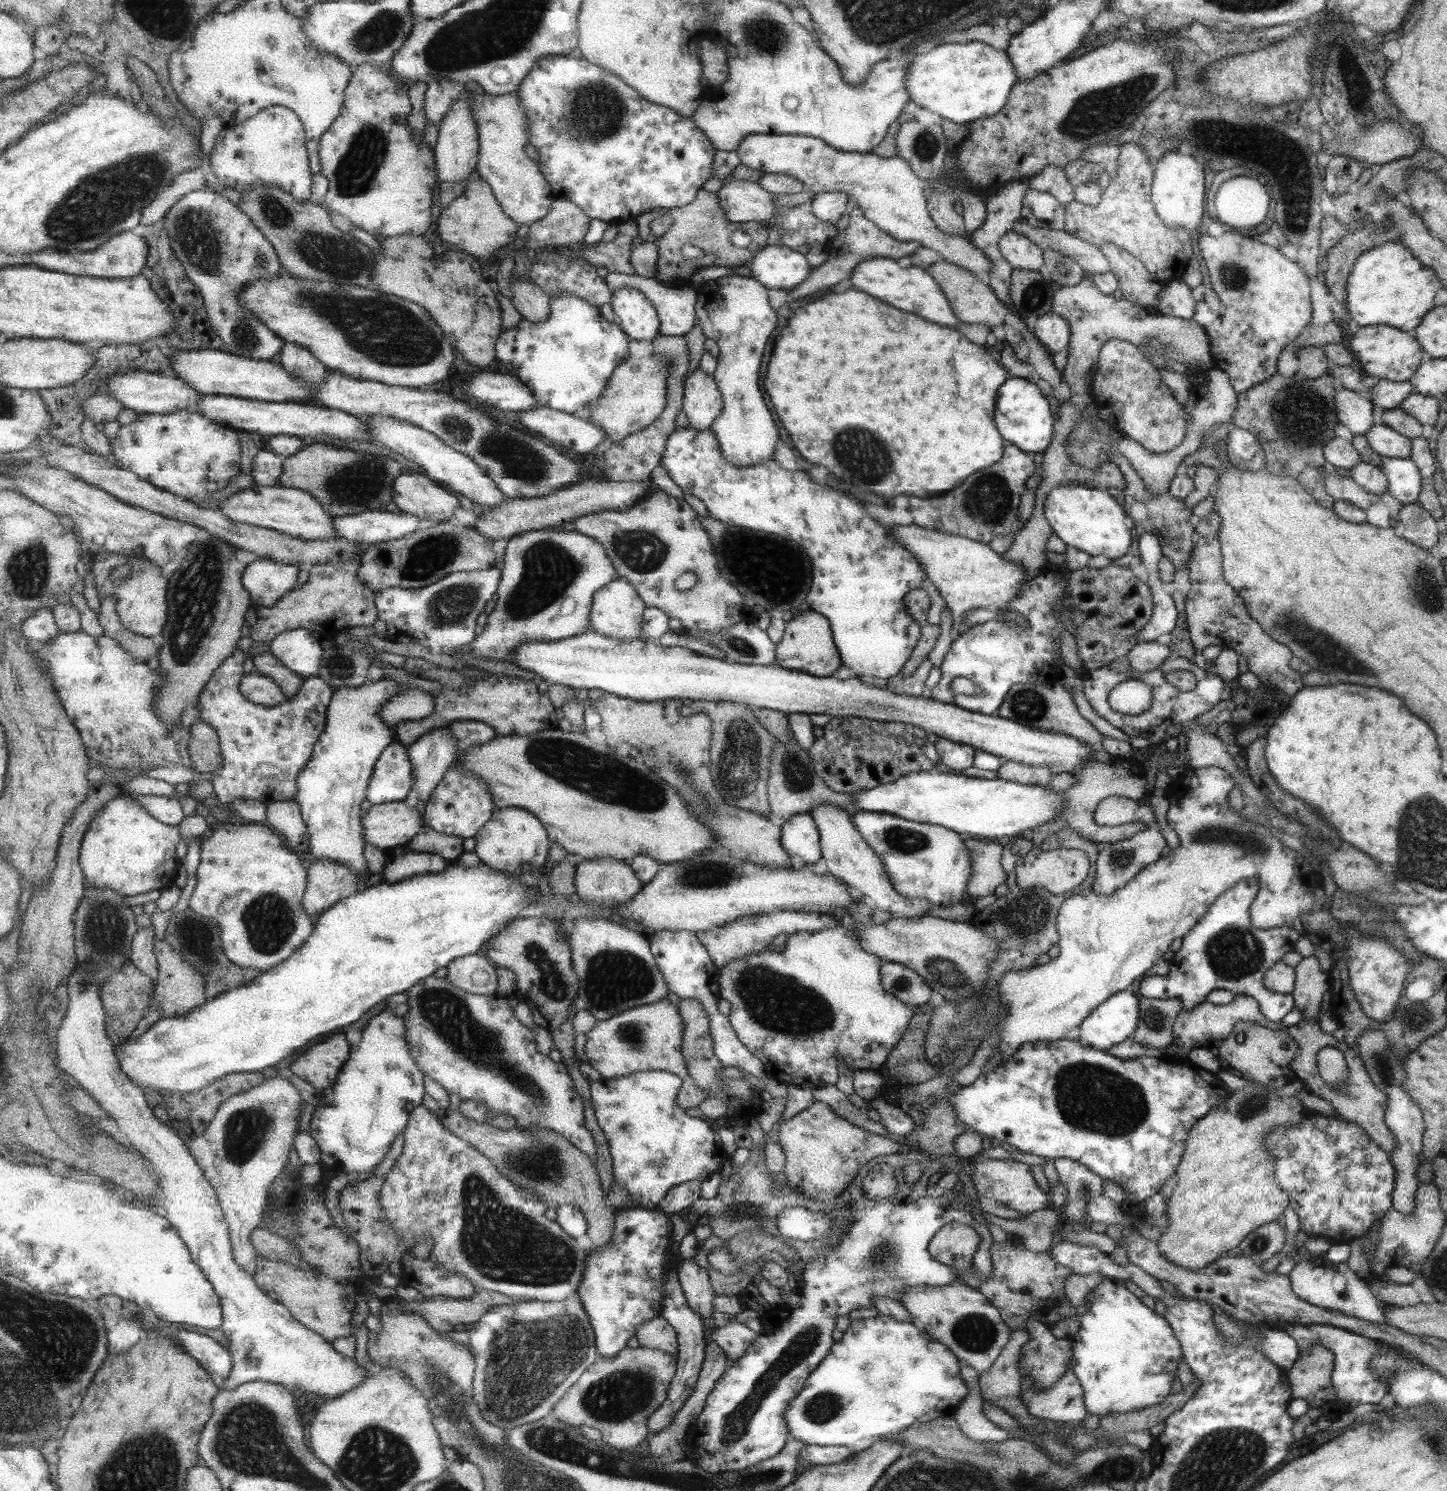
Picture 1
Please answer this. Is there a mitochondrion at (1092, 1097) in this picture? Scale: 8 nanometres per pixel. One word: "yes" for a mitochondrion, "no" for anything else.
yes

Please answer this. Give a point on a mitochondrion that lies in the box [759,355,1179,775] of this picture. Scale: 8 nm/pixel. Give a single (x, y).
(859, 455)

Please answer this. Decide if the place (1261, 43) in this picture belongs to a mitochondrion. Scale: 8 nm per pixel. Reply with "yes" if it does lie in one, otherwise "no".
no

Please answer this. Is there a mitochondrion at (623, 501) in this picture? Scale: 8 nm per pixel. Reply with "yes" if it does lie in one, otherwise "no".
no

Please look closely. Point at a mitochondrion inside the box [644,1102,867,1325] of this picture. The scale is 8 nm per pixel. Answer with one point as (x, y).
(734, 1208)

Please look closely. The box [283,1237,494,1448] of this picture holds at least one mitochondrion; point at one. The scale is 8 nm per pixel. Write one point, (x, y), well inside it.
(445, 1387)

